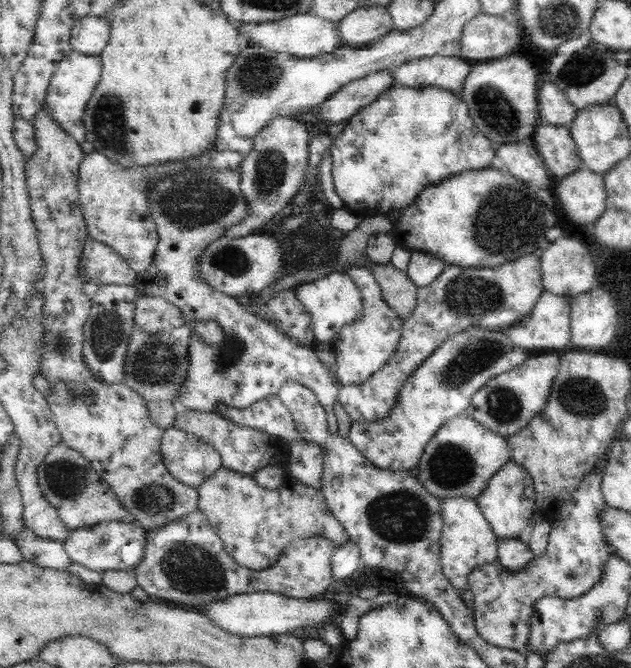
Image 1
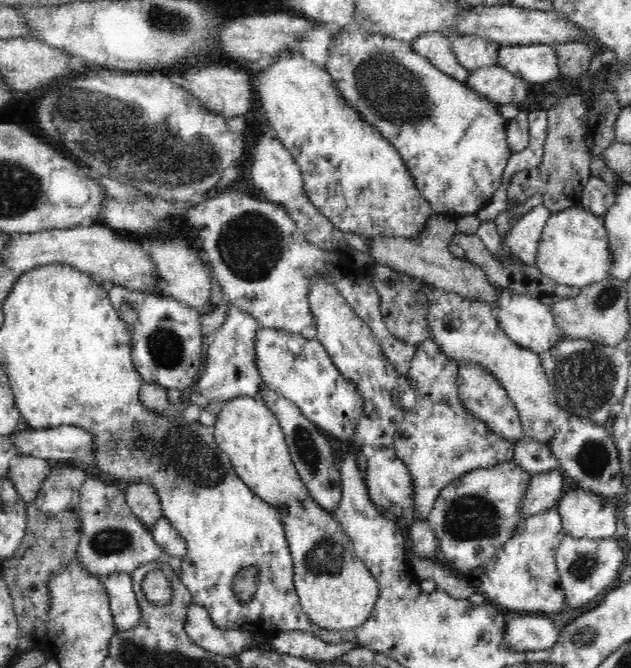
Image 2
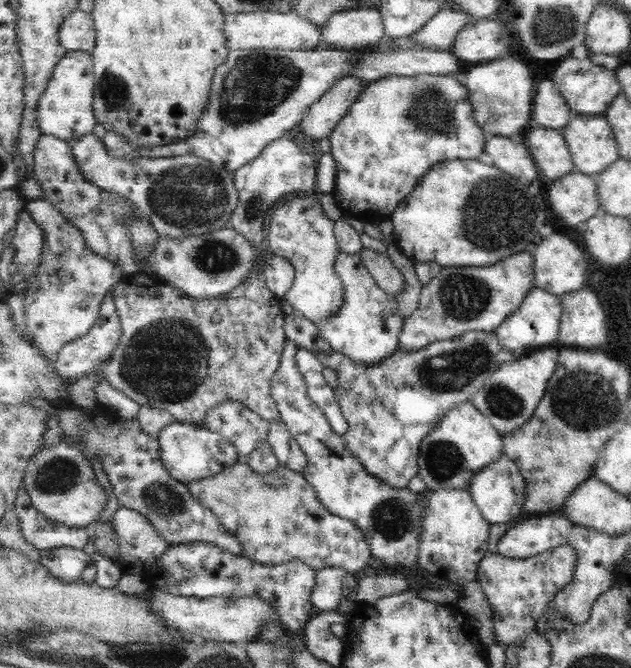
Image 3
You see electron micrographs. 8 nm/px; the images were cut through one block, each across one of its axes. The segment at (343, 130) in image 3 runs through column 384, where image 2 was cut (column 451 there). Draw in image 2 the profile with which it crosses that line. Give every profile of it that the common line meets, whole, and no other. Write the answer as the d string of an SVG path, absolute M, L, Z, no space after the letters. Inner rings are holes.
M362 26L340 28L332 34L325 69L362 121L378 129L398 151L416 188L434 213L458 219L477 216L488 206L502 184L504 170L512 156L505 133L508 121L501 116L499 106L470 91L465 82L446 76L426 57L416 54L411 42L390 38Z

